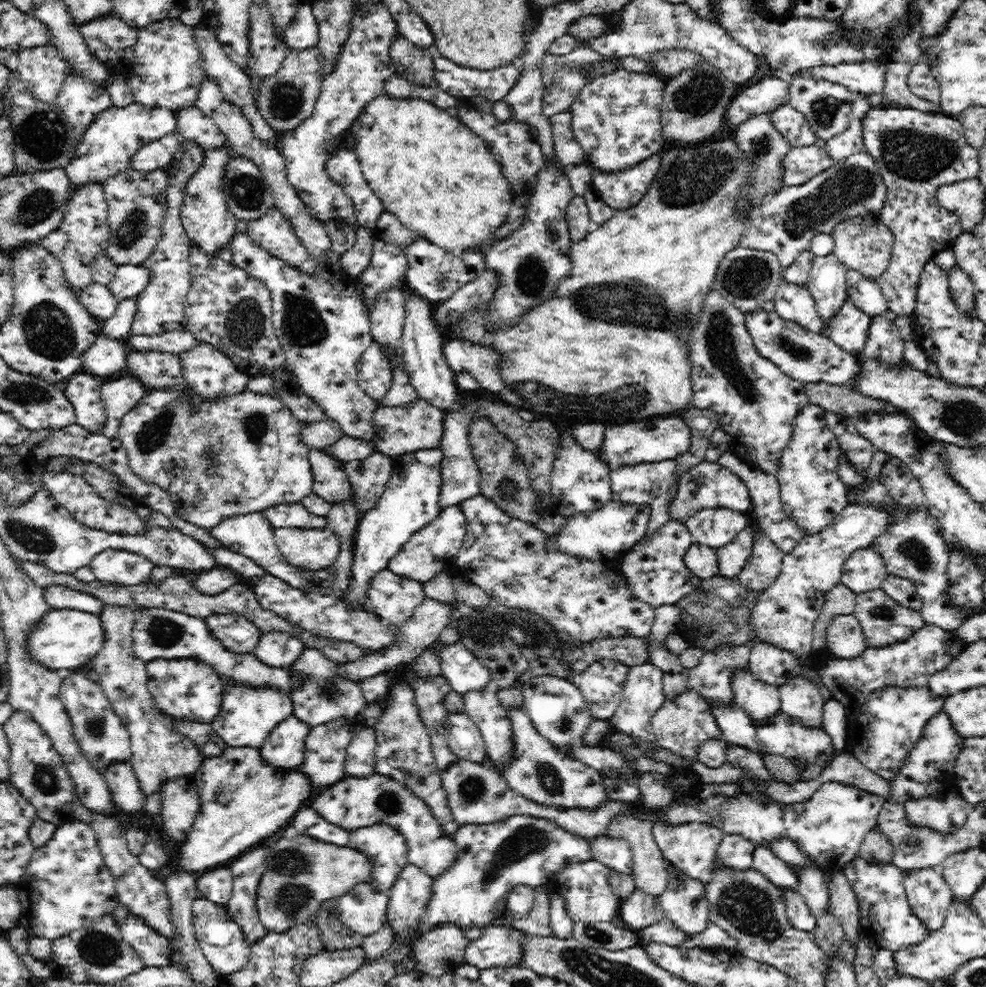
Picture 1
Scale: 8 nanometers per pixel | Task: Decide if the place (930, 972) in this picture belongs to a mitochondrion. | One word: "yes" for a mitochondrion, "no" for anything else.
no

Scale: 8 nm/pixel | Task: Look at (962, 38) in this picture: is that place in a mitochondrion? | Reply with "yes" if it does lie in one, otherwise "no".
yes

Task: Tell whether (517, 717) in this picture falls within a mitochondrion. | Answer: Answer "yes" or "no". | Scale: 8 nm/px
no

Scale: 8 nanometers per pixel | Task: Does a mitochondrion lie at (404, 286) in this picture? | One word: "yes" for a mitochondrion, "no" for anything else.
no

